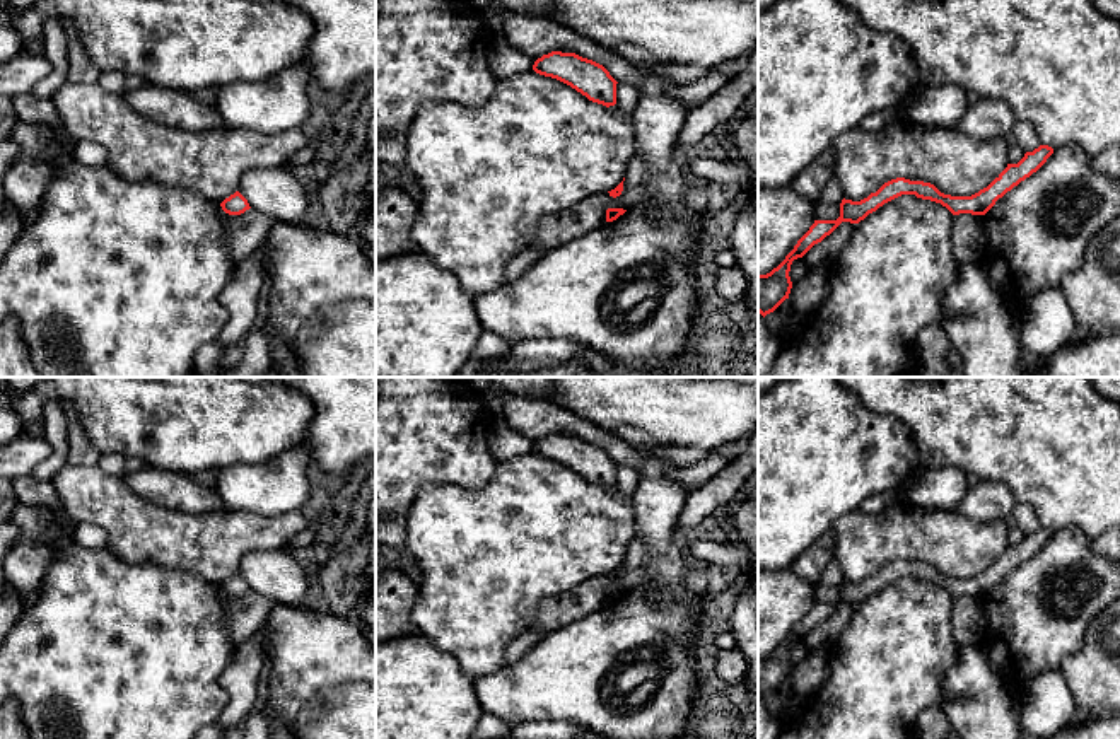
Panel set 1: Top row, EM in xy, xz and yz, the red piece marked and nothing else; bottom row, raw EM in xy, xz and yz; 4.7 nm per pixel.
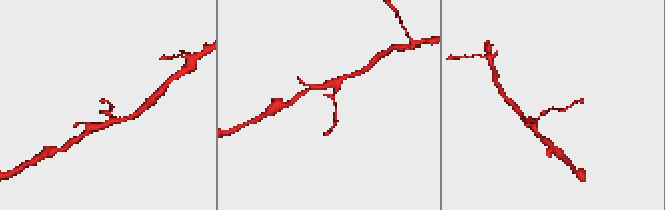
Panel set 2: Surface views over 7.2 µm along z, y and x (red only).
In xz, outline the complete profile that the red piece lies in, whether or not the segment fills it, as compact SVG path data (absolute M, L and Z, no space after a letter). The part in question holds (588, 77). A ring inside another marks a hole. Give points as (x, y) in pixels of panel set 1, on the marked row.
M551 51L538 58L533 70L570 85L592 102L606 108L616 104L618 82L603 65L592 60L582 58L575 53Z

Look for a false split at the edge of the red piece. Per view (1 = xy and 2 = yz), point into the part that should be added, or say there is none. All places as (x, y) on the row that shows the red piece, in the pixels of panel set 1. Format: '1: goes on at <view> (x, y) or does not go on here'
1: does not go on here
2: does not go on here

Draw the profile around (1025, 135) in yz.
M1016 118L1012 140L1019 143L1024 152L1033 152L1041 145L1040 138L1035 133L1035 128L1024 121Z

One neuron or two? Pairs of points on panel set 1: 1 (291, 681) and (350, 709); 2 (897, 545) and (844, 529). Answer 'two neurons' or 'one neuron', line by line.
1: two neurons
2: one neuron

